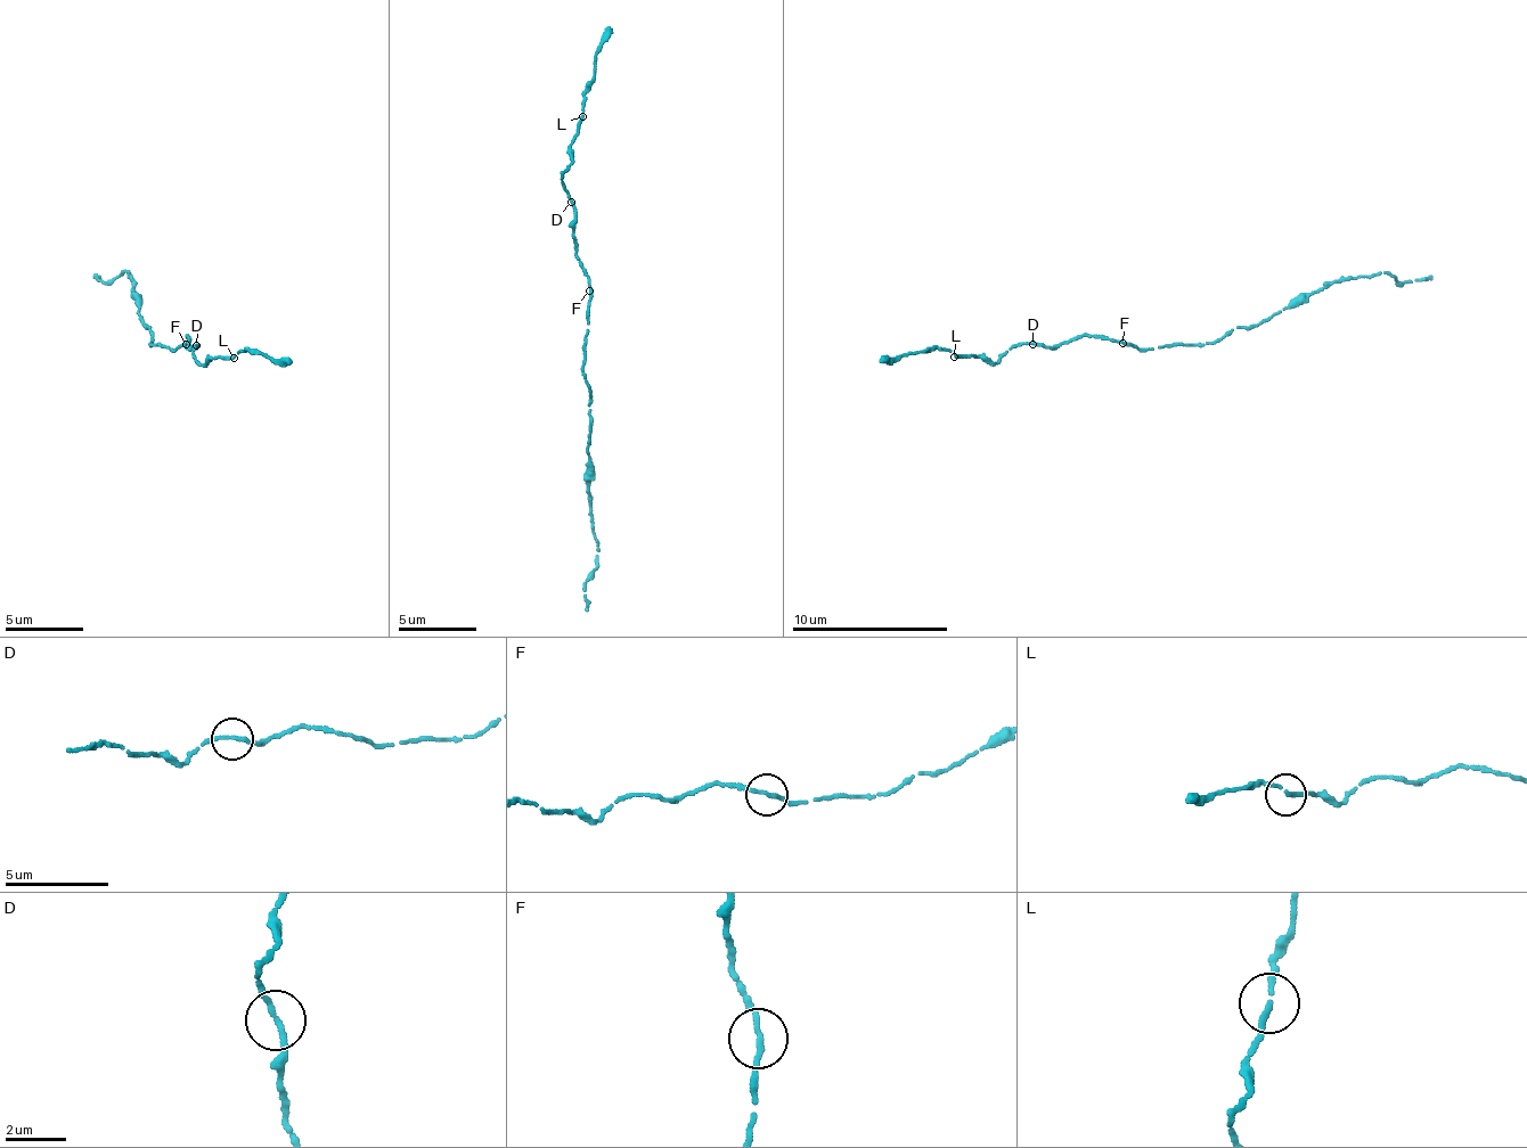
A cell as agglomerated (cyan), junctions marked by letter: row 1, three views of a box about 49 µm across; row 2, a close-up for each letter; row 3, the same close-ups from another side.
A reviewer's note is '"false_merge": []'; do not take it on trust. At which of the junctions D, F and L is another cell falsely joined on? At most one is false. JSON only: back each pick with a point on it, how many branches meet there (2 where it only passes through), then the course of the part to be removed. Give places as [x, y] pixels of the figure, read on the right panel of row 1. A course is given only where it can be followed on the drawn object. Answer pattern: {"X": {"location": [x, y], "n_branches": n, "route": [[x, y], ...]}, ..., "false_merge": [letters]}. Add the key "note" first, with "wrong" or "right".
{"note": "right", "false_merge": []}

